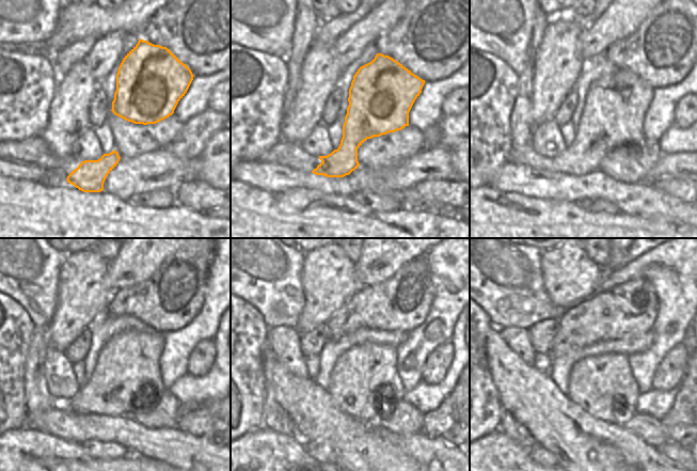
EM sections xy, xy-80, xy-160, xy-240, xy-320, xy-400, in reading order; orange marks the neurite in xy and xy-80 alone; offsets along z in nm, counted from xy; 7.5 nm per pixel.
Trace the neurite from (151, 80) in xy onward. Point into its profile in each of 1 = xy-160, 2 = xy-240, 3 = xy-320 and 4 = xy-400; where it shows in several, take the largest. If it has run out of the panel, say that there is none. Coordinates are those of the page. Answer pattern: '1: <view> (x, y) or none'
1: xy-160 (613, 115)
2: xy-240 (129, 361)
3: xy-320 (362, 376)
4: xy-400 (603, 386)

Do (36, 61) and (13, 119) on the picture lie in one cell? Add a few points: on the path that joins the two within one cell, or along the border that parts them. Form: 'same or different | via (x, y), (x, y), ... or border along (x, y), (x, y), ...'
same | via (33, 75), (13, 97), (13, 105)

